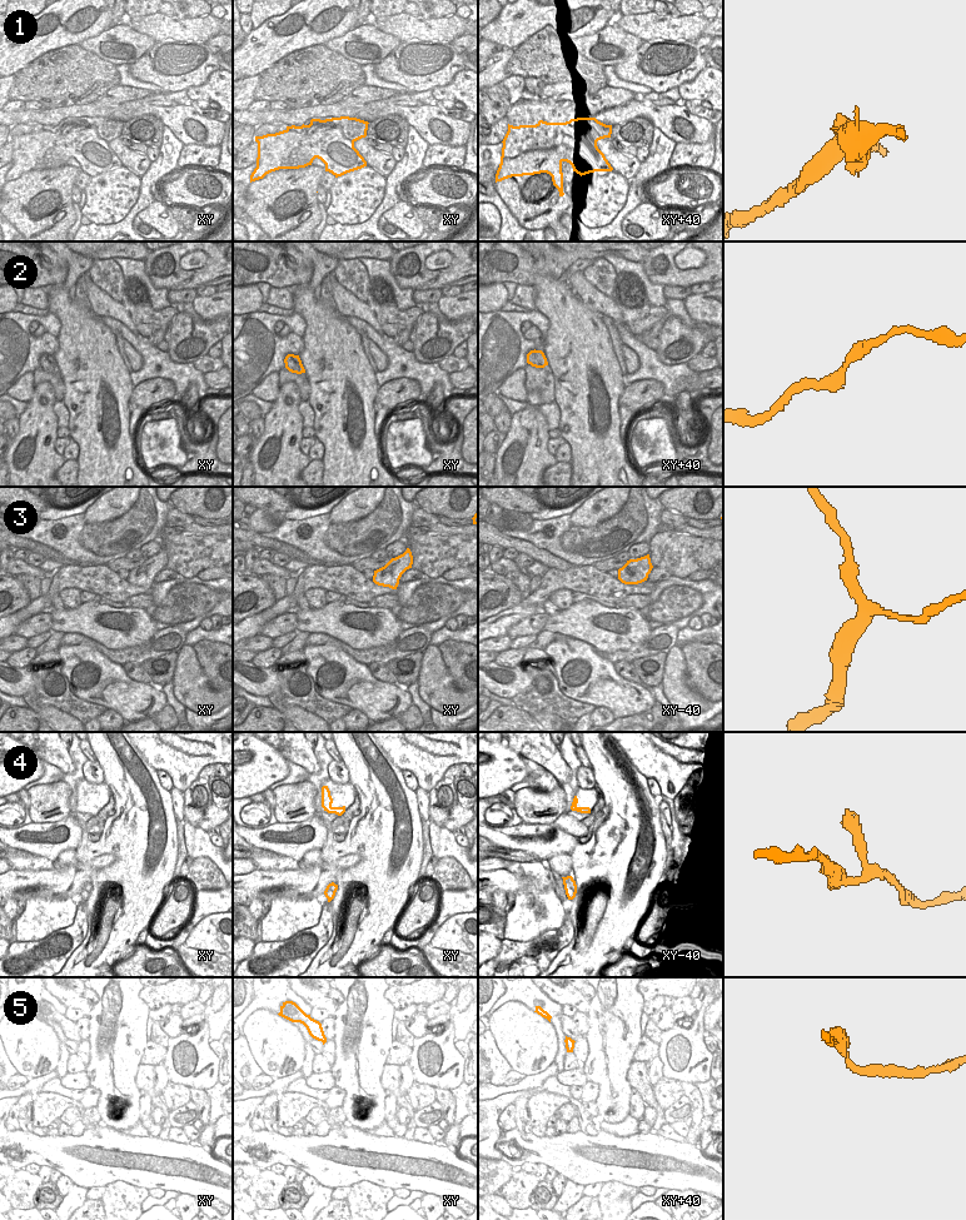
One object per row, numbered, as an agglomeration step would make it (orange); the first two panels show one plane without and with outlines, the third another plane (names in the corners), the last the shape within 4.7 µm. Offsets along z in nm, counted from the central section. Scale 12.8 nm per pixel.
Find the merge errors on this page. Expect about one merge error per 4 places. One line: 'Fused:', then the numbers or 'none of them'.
Fused: 1, 5.

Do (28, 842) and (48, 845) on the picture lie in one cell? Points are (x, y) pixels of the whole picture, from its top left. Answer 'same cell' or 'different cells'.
same cell

